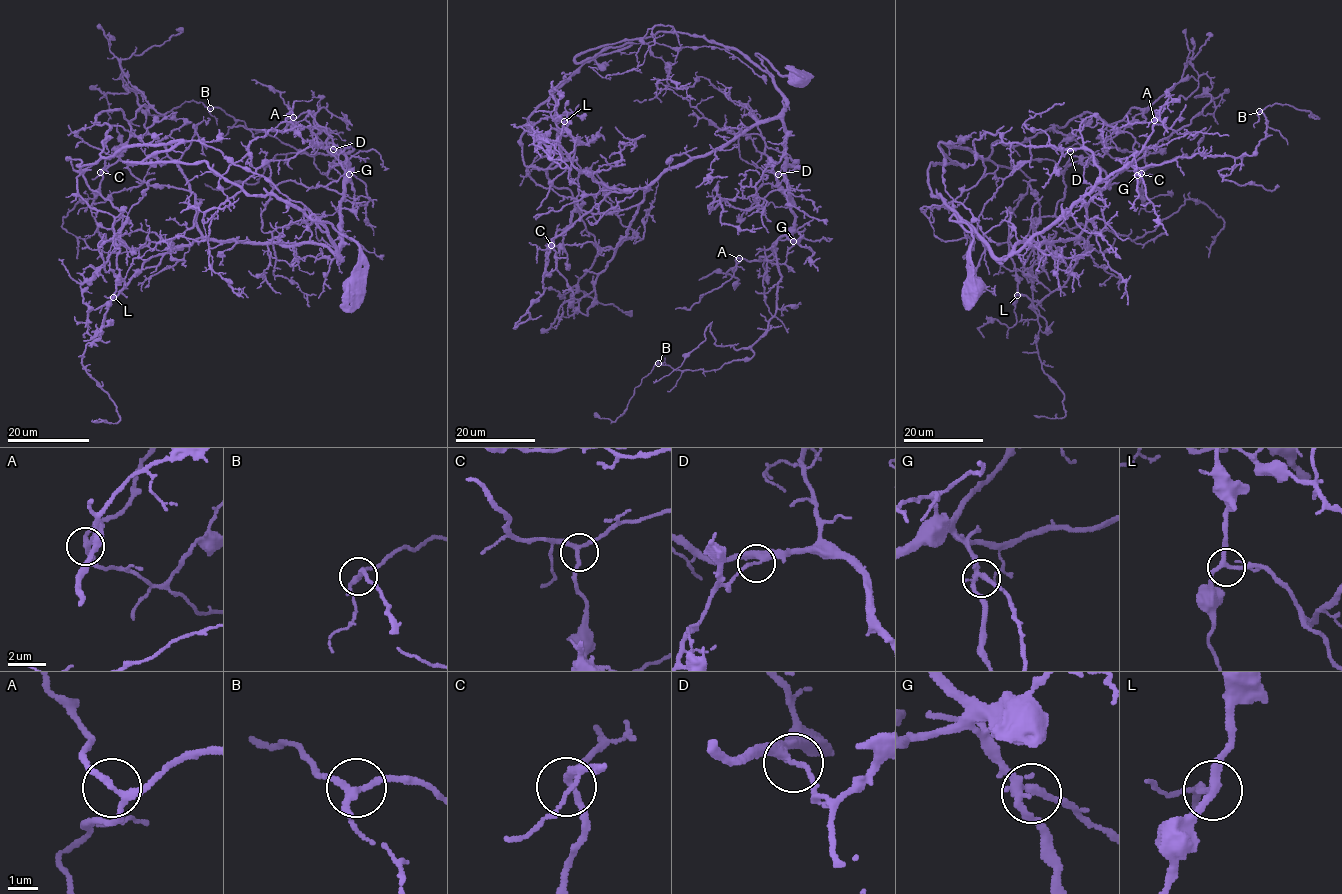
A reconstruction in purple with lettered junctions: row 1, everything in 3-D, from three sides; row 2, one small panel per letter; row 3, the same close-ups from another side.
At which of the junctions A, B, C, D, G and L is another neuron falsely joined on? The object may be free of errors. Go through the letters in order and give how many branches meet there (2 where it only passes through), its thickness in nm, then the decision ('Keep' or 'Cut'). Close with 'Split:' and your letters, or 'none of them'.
A: Branches: 3. Thickness 190 nm. Keep
B: Branches: 3. Thickness 220 nm. Keep
C: Branches: 3. Thickness 200 nm. Keep
D: Branches: 3. Thickness 240 nm. Keep
G: Branches: 3. Thickness 240 nm. Keep
L: Branches: 3. Thickness 220 nm. Keep
Split: none of them

